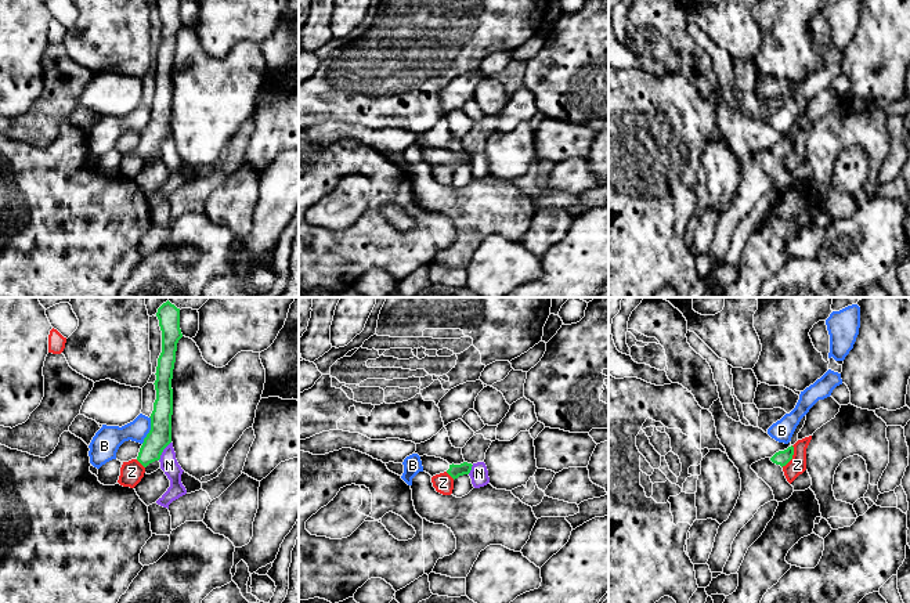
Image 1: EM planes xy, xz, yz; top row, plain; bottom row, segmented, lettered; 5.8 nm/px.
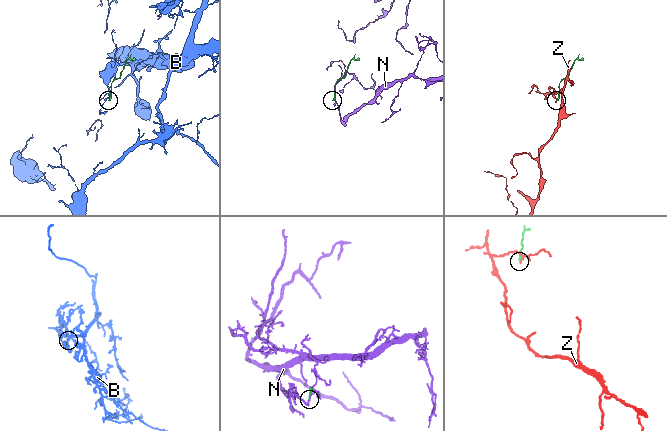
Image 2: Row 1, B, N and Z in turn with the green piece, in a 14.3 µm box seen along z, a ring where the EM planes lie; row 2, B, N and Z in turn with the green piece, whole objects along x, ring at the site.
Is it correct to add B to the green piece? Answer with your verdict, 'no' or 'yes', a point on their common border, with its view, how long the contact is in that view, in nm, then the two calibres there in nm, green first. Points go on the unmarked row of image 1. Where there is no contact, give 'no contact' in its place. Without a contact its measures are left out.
no; meets green in xy at (150, 121); contact 170 nm long; 140 nm thick on the green side, 160 nm on the other

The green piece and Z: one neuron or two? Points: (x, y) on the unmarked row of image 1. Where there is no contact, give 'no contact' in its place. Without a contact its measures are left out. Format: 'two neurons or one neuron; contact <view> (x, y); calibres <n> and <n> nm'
two neurons; contact yz (791, 147); calibres 90 and 100 nm

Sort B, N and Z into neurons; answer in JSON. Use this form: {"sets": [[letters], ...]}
{"sets": [["B"], ["N"], ["Z"]]}

